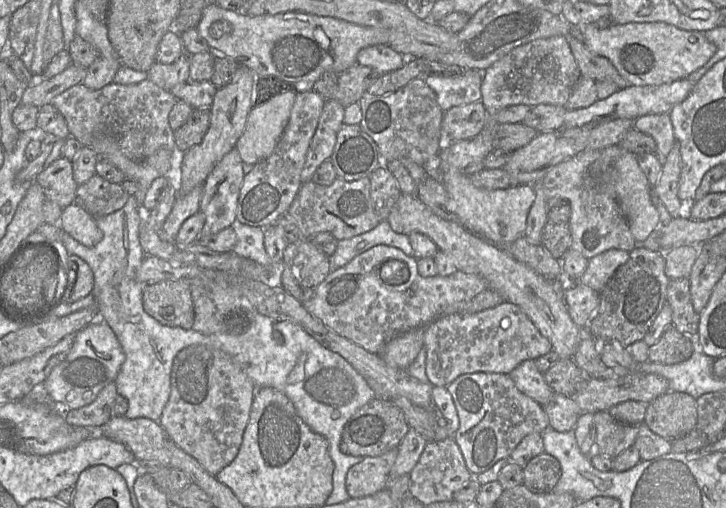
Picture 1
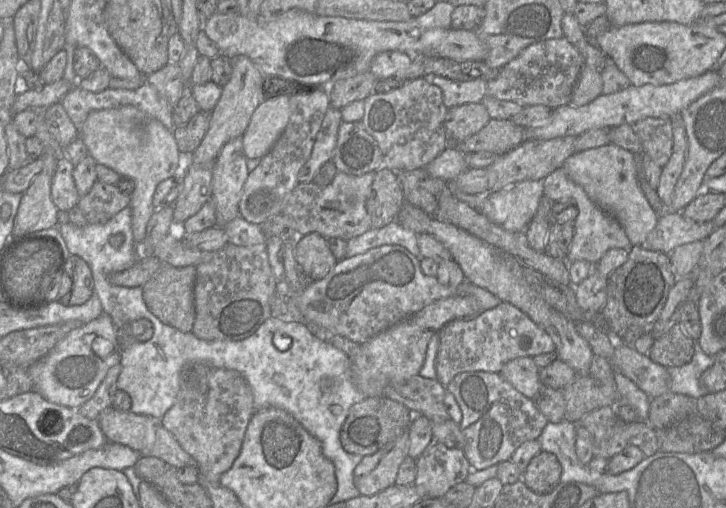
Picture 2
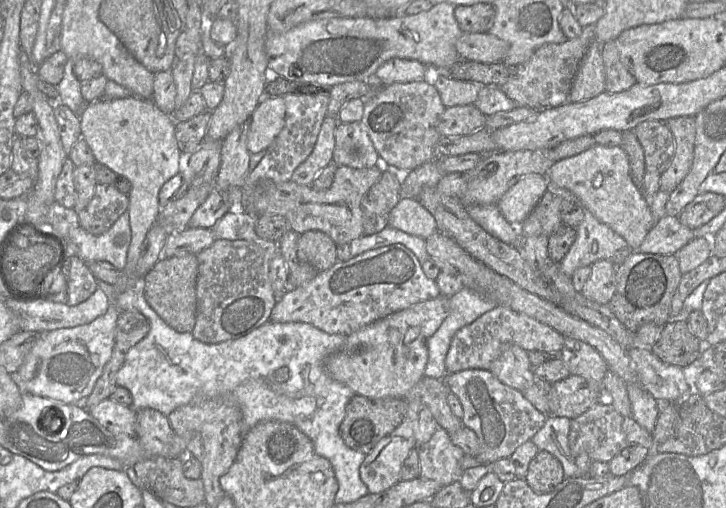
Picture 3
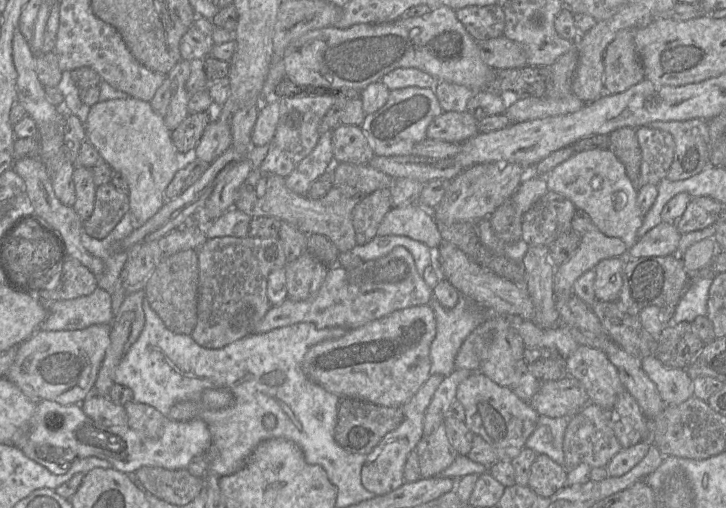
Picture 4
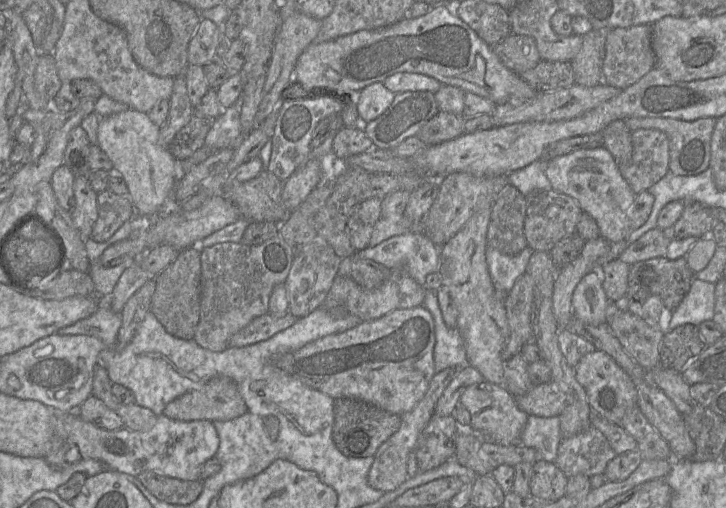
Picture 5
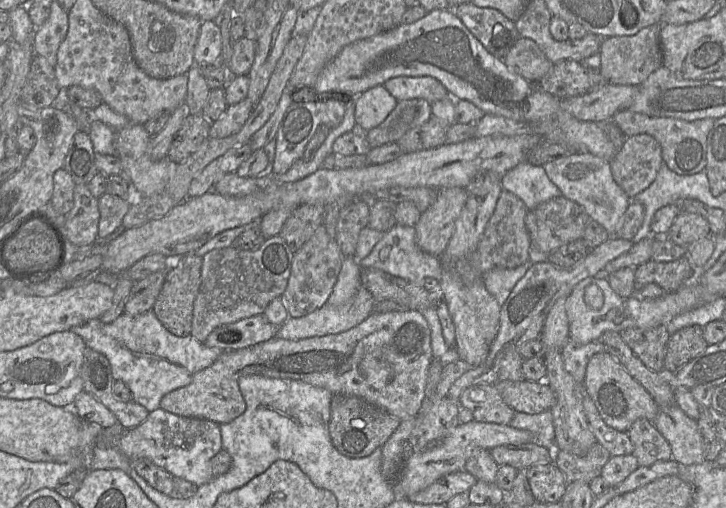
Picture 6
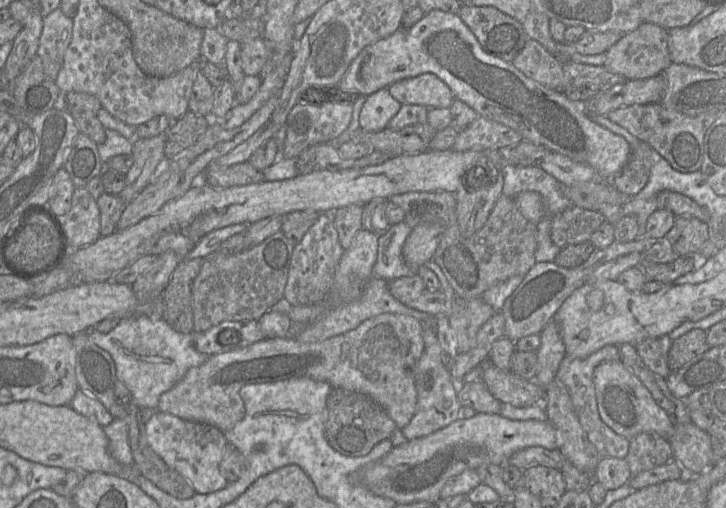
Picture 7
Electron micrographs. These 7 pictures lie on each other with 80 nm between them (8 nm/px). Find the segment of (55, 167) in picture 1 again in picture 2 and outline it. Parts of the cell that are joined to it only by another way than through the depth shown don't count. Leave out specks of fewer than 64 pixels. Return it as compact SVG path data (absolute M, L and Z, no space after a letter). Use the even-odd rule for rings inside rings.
M61 155L51 182L51 199L61 212L76 207L80 198L73 179L73 168L69 158Z

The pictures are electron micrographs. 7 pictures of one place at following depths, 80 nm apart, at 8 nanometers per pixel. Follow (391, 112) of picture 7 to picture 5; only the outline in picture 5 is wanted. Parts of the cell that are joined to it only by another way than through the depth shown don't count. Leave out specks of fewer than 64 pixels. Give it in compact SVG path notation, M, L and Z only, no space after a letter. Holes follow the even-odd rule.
M376 82L366 86L353 97L363 125L381 115L391 105L395 93L388 90L383 83Z

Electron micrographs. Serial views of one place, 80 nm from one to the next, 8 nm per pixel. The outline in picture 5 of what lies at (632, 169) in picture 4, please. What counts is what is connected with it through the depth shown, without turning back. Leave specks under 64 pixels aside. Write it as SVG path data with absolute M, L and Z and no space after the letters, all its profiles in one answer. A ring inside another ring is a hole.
M624 120L612 121L601 132L602 145L615 158L617 165L628 164L632 159L631 134Z

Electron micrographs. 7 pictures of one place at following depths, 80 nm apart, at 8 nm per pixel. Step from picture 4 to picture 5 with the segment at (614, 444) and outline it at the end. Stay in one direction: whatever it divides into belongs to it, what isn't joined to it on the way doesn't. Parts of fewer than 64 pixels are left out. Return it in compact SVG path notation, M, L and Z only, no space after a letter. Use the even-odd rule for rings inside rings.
M590 426L561 440L554 463L567 478L578 474L590 478L604 473L607 464L616 456L606 437Z

